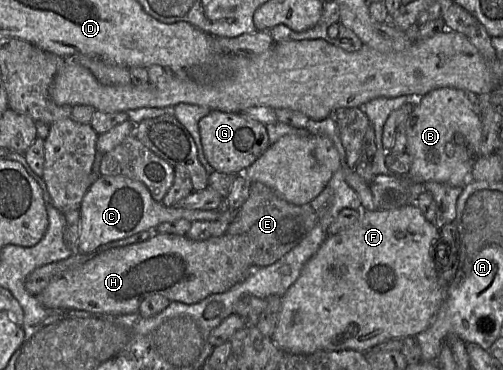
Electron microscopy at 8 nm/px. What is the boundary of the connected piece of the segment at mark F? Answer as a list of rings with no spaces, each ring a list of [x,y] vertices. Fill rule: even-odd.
[[[407,204],[392,209],[377,209],[374,211],[364,210],[357,222],[342,231],[328,235],[316,253],[304,264],[299,278],[292,284],[281,297],[281,307],[278,322],[271,338],[276,346],[284,353],[312,354],[316,351],[342,351],[354,350],[367,353],[373,347],[395,339],[415,337],[426,330],[446,299],[446,287],[441,278],[437,265],[434,263],[433,251],[436,244],[445,246],[440,240],[440,229],[428,221],[422,211],[415,204]]]

